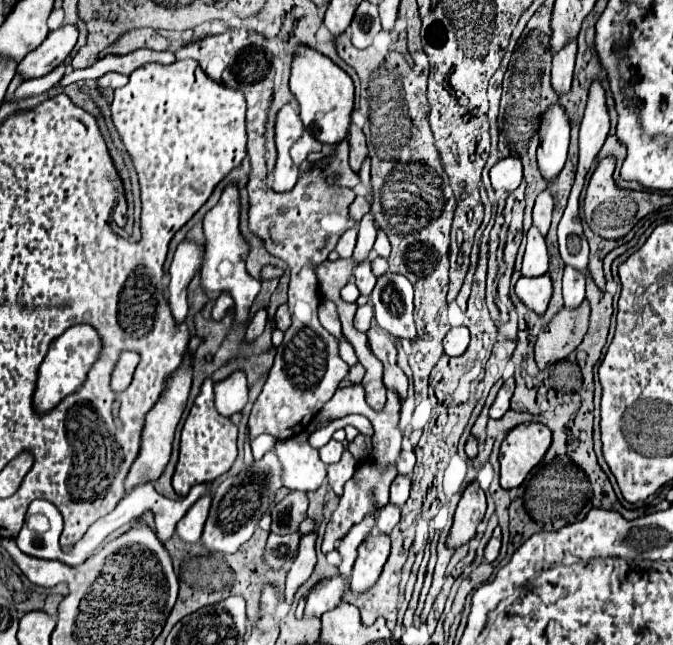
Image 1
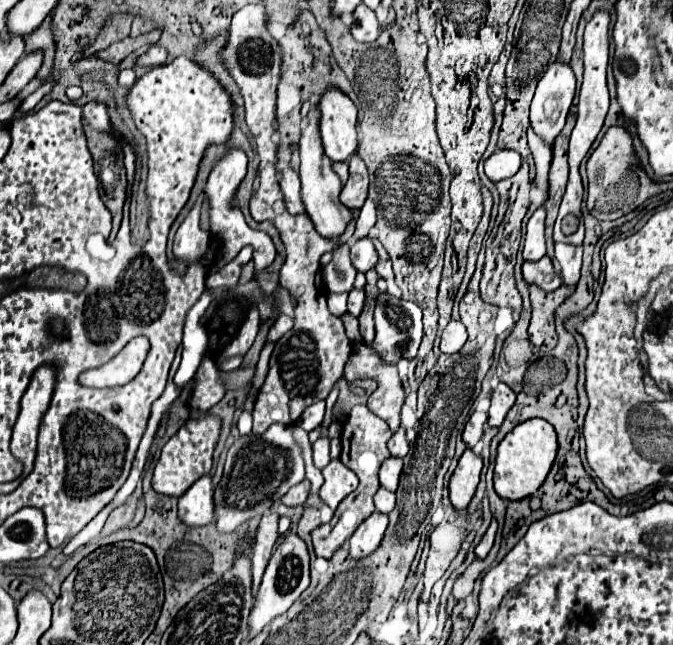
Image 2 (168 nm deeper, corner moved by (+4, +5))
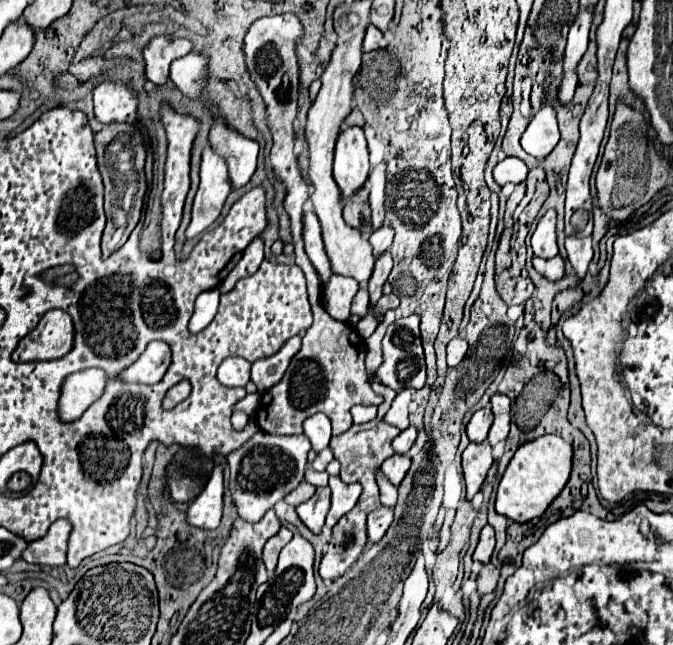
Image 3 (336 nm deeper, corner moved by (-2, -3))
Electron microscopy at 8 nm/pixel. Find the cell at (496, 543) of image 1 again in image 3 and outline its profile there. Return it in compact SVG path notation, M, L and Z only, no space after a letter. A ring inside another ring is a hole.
M485 526L481 530L481 538L479 538L479 544L477 544L477 550L473 554L473 560L475 562L481 562L481 564L487 564L491 554L493 554L493 548L495 548L495 530L493 526Z

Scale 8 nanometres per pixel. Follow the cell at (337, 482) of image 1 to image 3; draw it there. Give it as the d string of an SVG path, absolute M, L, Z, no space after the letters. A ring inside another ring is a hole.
M339 476L329 478L331 488L331 510L327 514L327 526L333 528L343 514L347 514L361 496L361 484L345 484Z

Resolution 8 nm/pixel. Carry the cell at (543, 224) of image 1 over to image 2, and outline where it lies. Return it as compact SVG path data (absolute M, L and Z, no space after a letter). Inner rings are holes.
M531 126L527 128L527 144L529 144L531 154L535 158L535 168L537 168L535 184L541 190L547 190L547 172L549 172L549 164L551 164L551 148L531 130Z

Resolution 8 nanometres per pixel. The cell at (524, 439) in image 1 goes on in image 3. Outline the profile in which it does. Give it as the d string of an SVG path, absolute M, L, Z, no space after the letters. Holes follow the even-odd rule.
M557 434L539 436L521 444L499 482L495 510L515 522L529 522L533 518L539 518L567 484L571 474L571 456L571 444L567 444Z

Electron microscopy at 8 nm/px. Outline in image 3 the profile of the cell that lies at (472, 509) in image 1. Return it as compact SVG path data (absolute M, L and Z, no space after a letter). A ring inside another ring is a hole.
M469 444L463 452L463 476L467 484L467 500L471 500L483 486L483 480L493 464L489 444Z

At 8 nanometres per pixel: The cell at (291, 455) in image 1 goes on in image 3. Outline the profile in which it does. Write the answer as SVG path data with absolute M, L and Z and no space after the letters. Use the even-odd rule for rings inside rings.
M327 486L325 488L317 488L313 498L309 498L307 502L297 506L297 514L305 522L305 526L309 526L315 534L319 534L323 524L325 524L325 516L329 512L329 504L331 504L329 488Z

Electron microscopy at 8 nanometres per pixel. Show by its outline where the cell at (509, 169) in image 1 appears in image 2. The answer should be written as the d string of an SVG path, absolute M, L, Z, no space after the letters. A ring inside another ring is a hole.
M497 150L485 160L485 174L493 182L499 182L503 178L517 174L519 166L521 166L521 156L515 150Z

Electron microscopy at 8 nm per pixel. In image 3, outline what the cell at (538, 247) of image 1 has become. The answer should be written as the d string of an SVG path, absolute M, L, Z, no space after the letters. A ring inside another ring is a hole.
M547 210L545 216L539 220L531 246L537 258L553 258L557 256L557 238L555 238L555 210Z

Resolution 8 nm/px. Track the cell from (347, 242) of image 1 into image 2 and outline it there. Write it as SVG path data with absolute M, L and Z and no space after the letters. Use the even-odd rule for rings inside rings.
M343 244L343 248L339 252L335 252L333 260L327 266L323 266L323 282L331 294L349 292L353 288L355 274L357 274L357 270L353 268L353 264L349 260L347 244Z

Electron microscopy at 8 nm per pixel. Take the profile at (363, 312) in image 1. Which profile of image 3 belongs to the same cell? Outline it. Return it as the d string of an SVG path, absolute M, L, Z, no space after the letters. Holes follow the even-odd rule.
M359 290L357 296L353 298L353 304L351 304L351 314L355 316L365 316L367 314L367 306L369 306L369 294L367 290Z

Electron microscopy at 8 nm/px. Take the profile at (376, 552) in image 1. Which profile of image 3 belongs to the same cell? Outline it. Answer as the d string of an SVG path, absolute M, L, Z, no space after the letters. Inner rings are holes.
M381 506L381 508L373 510L369 514L369 518L367 518L367 538L369 538L369 544L379 542L385 536L387 528L391 526L391 522L393 522L393 510L391 508Z

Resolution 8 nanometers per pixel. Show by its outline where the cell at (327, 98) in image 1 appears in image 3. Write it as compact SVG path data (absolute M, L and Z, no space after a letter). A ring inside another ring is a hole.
M349 126L339 132L335 144L333 176L341 188L343 198L349 198L359 190L369 174L369 150L363 136L363 128Z

